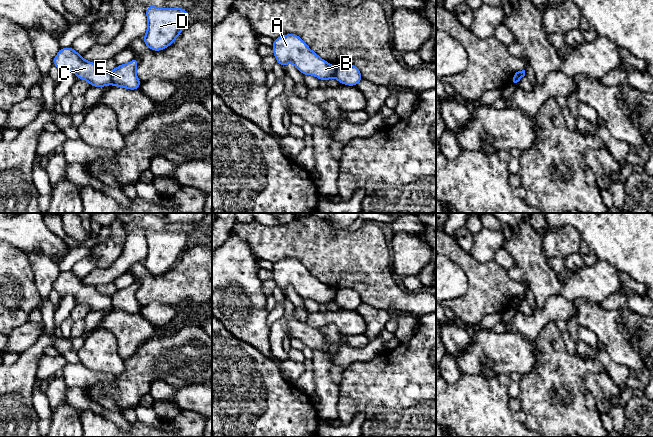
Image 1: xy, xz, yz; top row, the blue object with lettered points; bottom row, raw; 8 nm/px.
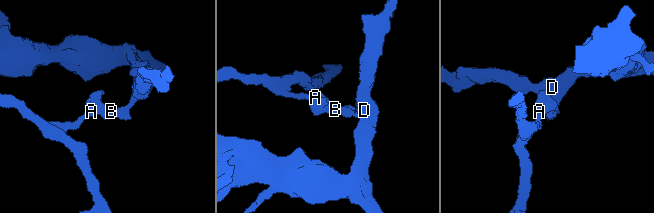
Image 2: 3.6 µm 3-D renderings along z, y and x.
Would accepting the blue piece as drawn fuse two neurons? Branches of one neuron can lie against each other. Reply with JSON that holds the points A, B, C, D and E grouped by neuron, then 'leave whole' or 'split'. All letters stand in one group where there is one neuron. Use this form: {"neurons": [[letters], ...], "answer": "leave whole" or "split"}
{"neurons": [["A", "B", "C"], ["D", "E"]], "answer": "split"}

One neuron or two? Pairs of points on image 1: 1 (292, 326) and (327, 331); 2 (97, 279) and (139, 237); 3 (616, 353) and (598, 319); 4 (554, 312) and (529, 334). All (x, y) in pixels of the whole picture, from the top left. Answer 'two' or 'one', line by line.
1: two
2: one
3: one
4: one

